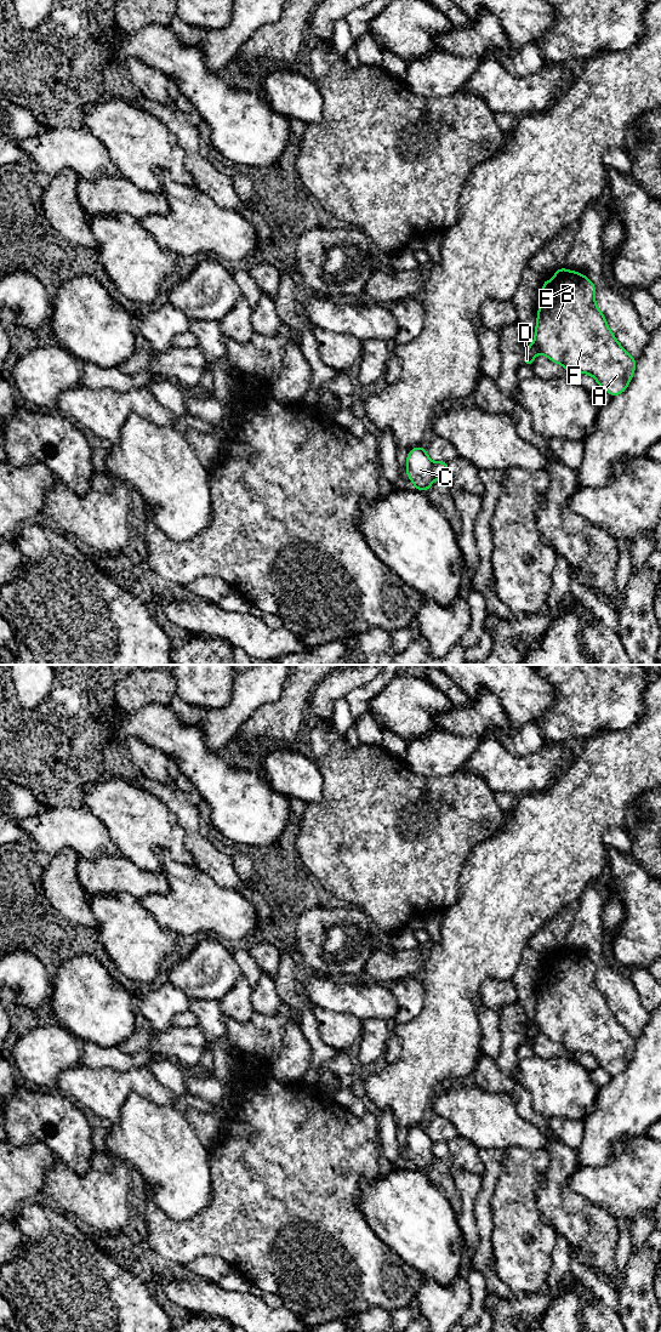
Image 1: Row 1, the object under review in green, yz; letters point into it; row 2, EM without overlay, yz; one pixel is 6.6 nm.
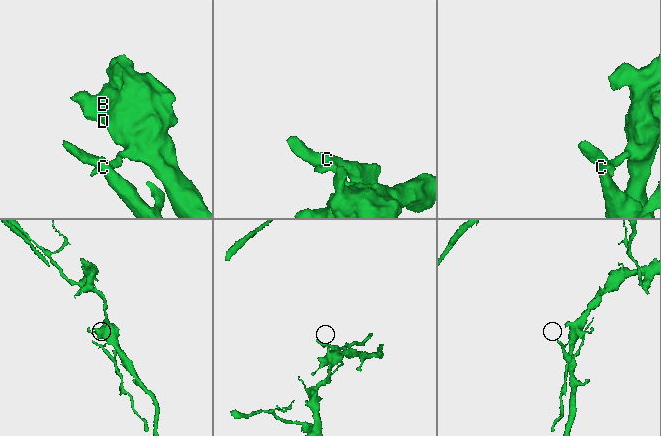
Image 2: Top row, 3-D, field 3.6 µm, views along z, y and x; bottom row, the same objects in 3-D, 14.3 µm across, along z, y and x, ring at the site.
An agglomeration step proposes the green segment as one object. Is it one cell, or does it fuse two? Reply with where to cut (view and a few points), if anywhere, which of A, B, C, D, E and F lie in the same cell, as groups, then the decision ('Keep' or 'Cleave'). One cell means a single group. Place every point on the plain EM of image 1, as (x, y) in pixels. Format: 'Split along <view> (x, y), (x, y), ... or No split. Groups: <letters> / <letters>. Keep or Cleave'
Split along yz (432, 1142), (432, 1154), (436, 1157). Groups: A B D E F / C. Cleave

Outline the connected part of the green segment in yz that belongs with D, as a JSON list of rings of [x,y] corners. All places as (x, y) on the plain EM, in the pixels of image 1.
[[[565,946],[554,951],[552,960],[543,960],[541,981],[536,997],[534,1021],[528,1024],[526,1034],[522,1043],[534,1043],[535,1036],[542,1034],[551,1041],[562,1044],[570,1053],[582,1052],[592,1055],[598,1065],[611,1076],[626,1070],[636,1051],[634,1038],[616,1019],[606,998],[596,981],[596,966],[586,955],[569,950]]]

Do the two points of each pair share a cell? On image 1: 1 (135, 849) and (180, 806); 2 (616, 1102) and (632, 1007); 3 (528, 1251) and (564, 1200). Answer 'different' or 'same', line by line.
1: different
2: different
3: different

